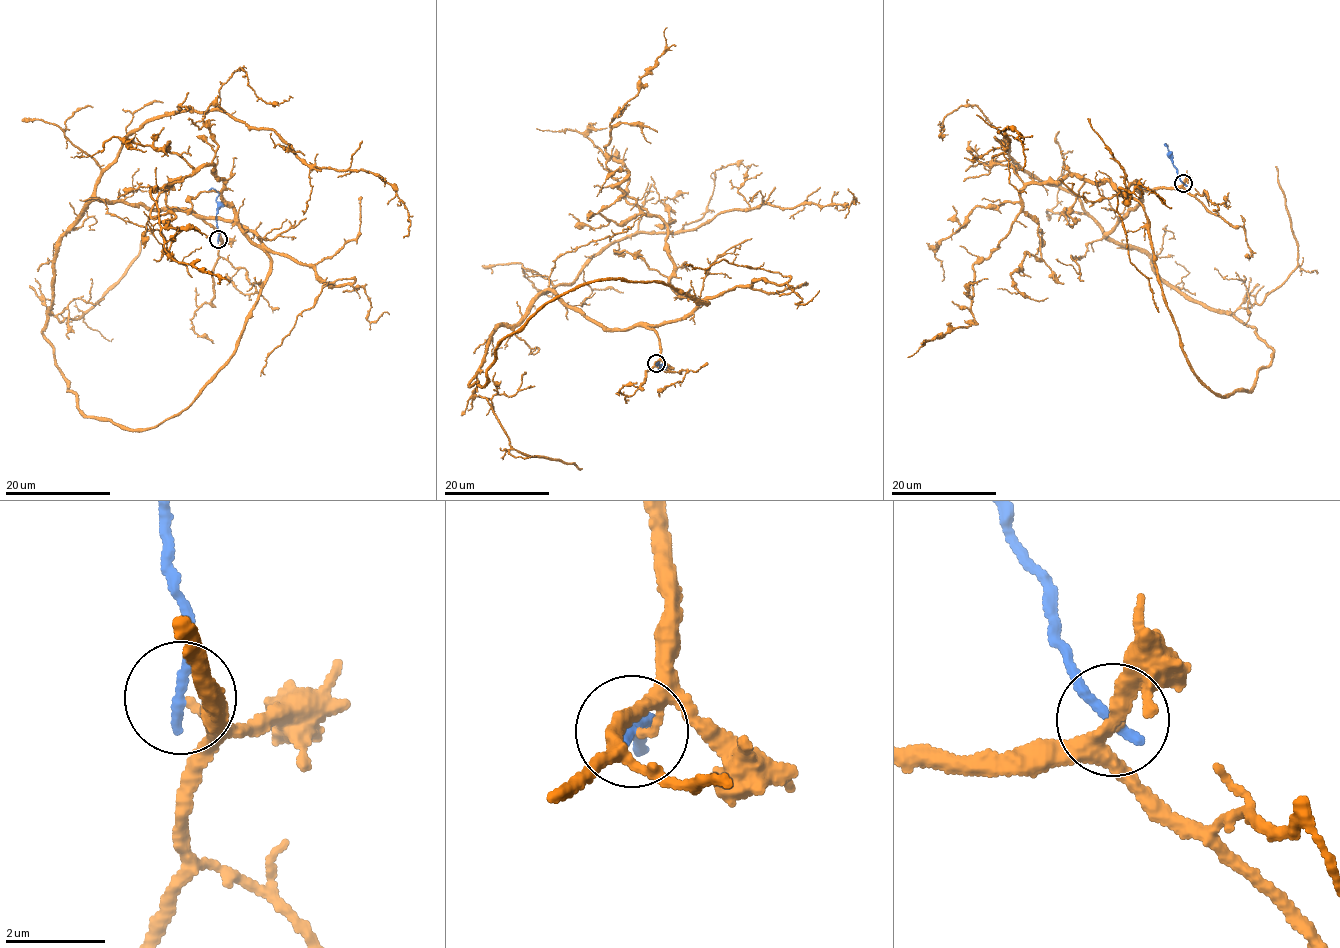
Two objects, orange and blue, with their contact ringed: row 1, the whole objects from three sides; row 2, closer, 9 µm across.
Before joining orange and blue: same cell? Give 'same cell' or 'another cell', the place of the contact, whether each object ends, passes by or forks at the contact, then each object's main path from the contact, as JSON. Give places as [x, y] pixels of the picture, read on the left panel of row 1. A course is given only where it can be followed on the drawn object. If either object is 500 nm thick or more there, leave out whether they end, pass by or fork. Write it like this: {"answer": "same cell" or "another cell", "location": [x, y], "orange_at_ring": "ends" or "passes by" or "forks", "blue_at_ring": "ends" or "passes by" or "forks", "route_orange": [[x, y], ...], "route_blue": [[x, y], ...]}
{"answer": "another cell", "location": [218, 239], "orange_at_ring": "ends", "blue_at_ring": "ends", "route_orange": [[218, 239], [194, 214], [96, 196], [125, 137], [223, 110], [308, 164], [377, 173], [408, 213], [403, 237]], "route_blue": [[218, 239], [218, 193], [209, 189]]}

